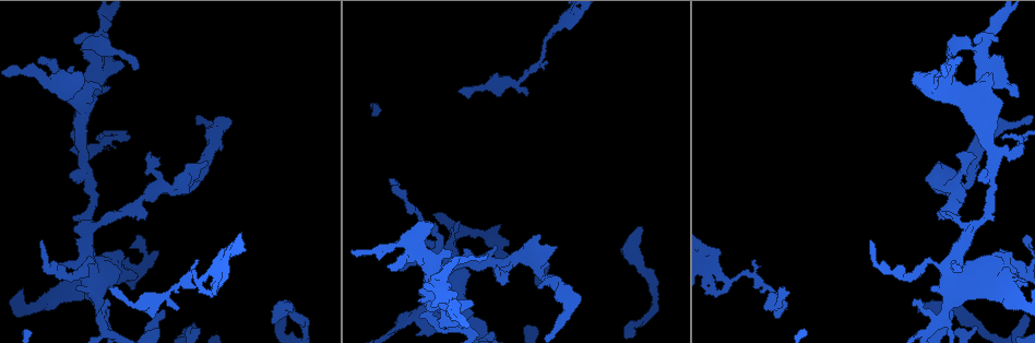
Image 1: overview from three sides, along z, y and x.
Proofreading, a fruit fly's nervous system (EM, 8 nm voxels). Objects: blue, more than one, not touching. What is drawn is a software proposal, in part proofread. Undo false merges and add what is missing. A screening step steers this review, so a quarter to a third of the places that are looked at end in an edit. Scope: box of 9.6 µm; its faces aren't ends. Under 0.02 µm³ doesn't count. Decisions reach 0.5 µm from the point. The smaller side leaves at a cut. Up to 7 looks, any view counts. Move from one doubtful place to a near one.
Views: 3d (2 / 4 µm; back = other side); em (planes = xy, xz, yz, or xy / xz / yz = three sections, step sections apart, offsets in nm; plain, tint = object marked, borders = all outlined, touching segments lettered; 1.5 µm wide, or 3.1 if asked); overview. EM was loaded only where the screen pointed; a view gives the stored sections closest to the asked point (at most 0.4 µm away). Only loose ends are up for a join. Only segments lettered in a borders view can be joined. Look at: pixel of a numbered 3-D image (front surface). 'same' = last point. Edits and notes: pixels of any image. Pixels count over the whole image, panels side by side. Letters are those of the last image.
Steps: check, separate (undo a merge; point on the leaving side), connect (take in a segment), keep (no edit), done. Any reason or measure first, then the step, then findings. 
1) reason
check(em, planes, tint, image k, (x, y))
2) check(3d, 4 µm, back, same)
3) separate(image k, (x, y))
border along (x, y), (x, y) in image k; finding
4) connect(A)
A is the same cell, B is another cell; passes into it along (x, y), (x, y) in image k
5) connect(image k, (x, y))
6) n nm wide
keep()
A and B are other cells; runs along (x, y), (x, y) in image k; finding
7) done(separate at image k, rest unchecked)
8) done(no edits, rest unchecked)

thin neck
check(3d, 4 µm, image 1, (442, 240))

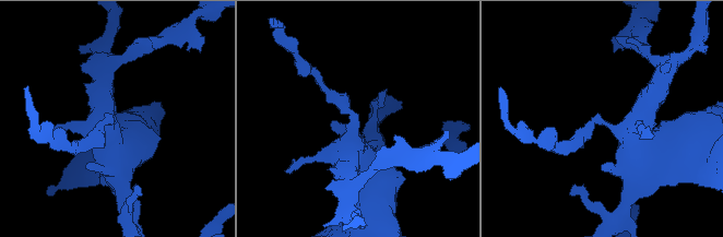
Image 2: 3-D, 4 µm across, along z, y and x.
arms of 220, 480 nm; shape alone is not enough
check(em, planes, borders, image 2, (358, 123))

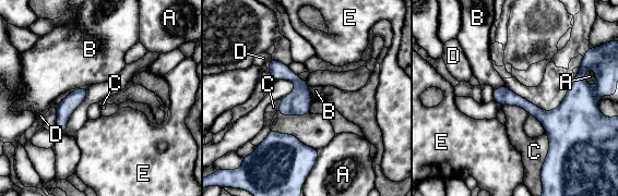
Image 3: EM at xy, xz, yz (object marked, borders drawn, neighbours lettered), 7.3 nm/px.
keep()
A, B, C, D and E are other cells; continuous, no second neuron

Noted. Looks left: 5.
two arms in line, one across
check(3d, 4 µm, image 1, (936, 78))

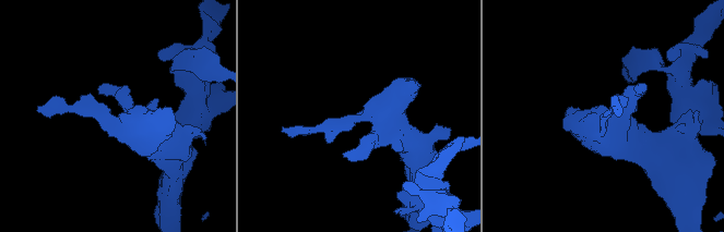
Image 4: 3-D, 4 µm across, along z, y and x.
3 arms; shape alone is not enough
check(em, xz, step 8, borders, image 4, (116, 121))

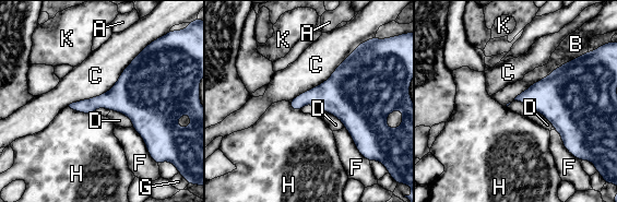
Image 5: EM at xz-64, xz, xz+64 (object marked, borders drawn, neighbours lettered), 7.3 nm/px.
keep()
A, B, C, D, F, G, H and K are other cells; continuous, no second neuron

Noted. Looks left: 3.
thin end
check(em, yz, step 4, borders, image 1, (781, 288))

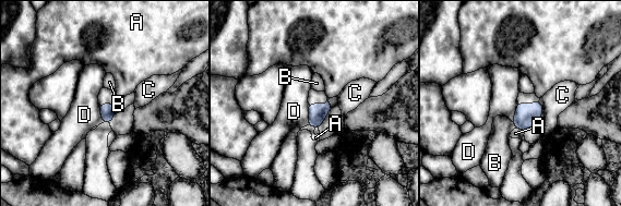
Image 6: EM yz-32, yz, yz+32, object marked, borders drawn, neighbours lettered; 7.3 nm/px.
cut it another way
check(em, planes, borders, same)

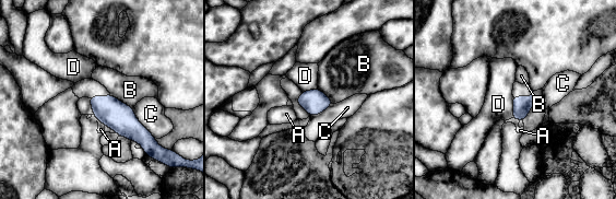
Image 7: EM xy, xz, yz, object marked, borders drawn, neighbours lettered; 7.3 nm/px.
keep()
A, B, C and D are other cells; border along (511, 95), (512, 117) in image 7; none of them fits

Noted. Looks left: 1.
done(no edits, rest unchecked)

